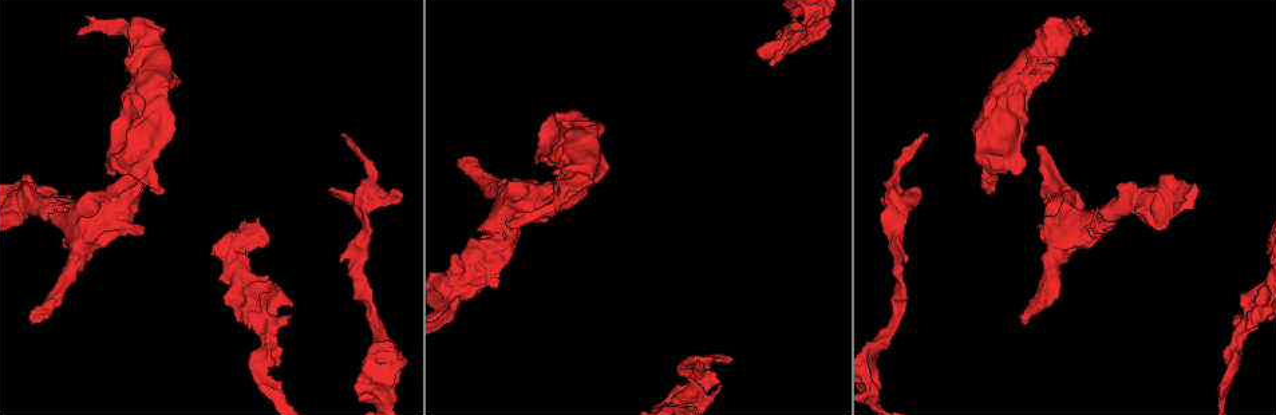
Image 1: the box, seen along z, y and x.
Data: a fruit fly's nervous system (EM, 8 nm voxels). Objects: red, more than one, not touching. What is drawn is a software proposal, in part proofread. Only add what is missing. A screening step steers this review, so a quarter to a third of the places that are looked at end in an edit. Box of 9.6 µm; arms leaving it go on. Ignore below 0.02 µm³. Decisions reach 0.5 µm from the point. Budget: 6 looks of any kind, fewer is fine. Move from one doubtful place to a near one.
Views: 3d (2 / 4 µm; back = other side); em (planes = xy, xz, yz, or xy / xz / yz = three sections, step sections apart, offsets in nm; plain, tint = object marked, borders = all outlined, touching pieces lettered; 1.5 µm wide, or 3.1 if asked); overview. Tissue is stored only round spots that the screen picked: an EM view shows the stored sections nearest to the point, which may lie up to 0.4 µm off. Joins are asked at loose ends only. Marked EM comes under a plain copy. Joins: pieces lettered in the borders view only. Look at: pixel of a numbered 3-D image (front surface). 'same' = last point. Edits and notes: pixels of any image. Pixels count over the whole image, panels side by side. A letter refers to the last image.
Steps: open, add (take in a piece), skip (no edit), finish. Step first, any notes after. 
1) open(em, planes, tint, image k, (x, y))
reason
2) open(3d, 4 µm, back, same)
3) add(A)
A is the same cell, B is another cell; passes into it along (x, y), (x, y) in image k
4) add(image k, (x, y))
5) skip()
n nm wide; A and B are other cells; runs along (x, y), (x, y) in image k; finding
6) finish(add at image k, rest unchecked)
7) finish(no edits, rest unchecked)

open(3d, 2 µm, image 1, (340, 259))
thin end

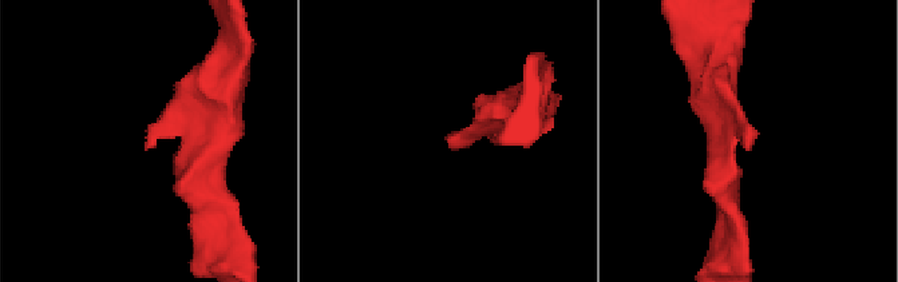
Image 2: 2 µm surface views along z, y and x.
open(em, planes, borders, image 2, (151, 147))
need the tissue

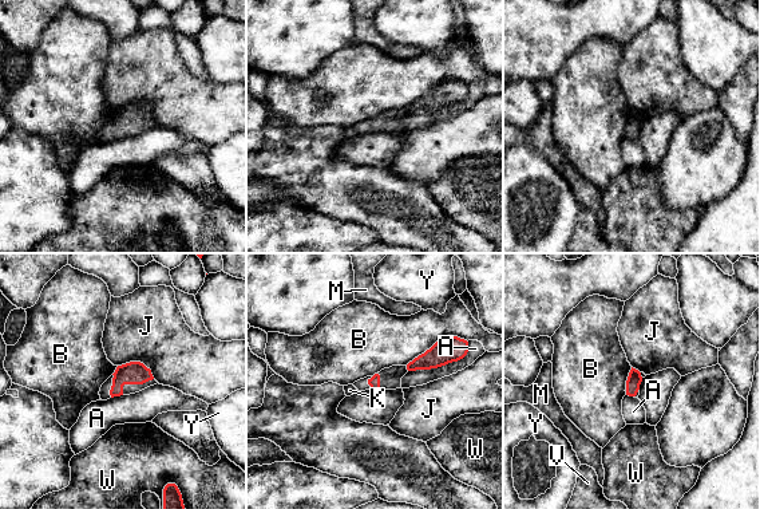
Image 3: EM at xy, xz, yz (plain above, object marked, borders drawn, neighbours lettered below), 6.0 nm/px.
skip()
A, B, J, K, M, V, W and Y are other cells; border along (464, 356), (436, 367), (408, 371) in image 3; none of them fits

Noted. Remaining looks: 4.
open(3d, 2 µm, image 1, (507, 221))
branch stops here

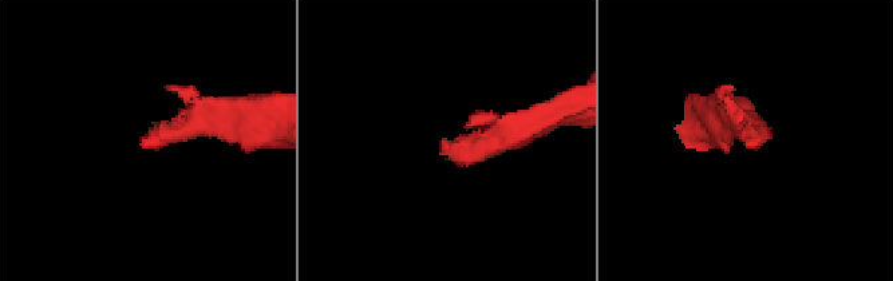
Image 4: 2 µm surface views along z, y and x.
open(em, xz, step 8, tint, image 4, (746, 147))

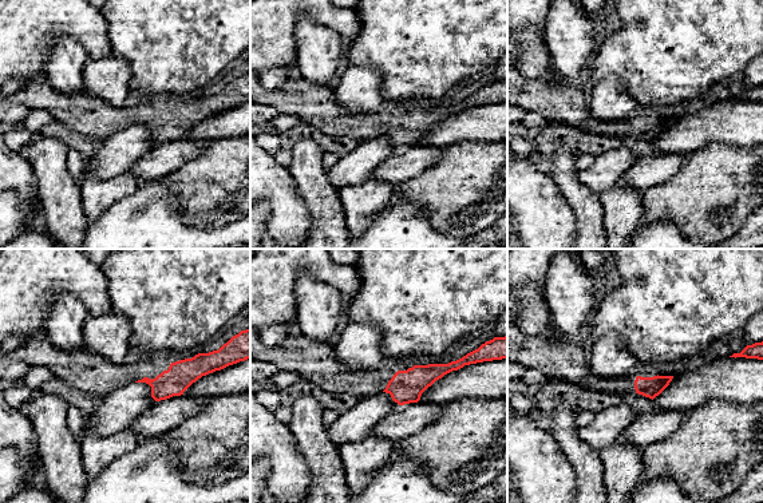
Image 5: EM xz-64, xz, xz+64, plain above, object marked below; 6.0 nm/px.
open(em, planes, borders, same)
cut it another way

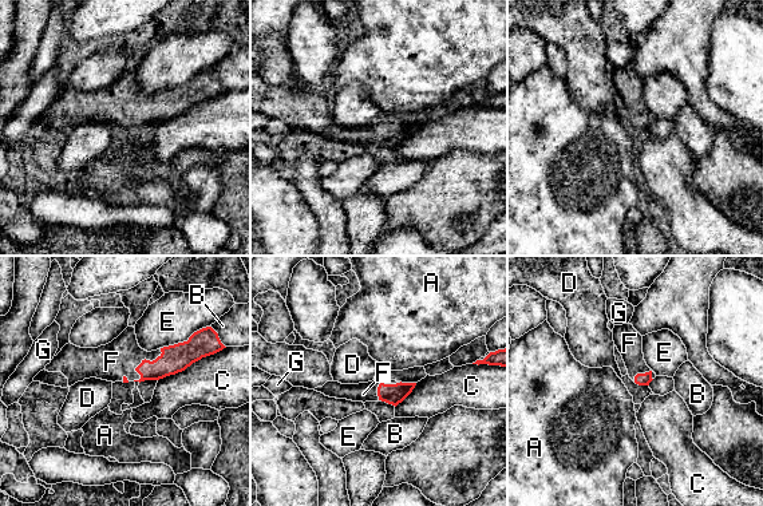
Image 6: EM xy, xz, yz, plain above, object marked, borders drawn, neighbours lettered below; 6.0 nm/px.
add(F)
F is the same cell, A, B, C, D, E and G are other cells; passes into it along (177, 358), (142, 362), (111, 362) in image 6; it goes on there

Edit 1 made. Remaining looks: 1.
finish(add at image 6, rest unchecked)

